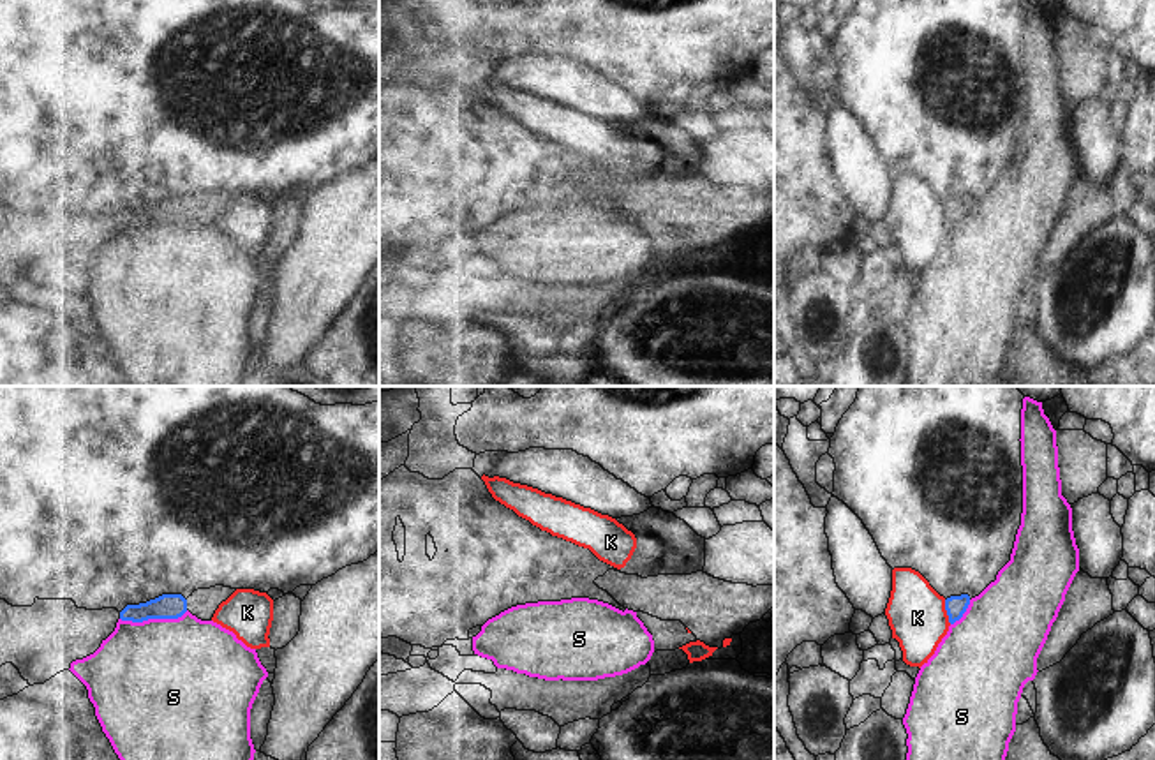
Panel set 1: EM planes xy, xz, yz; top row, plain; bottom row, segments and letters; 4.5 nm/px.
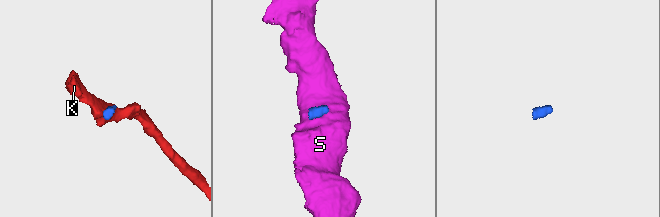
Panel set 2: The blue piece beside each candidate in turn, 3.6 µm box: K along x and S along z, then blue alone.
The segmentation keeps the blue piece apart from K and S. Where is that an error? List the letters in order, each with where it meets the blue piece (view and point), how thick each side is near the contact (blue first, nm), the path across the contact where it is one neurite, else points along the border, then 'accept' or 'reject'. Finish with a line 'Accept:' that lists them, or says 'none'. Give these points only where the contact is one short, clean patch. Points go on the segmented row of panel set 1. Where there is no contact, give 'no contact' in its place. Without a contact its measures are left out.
K: meets blue in yz at (947, 612); 100 nm thick on the blue side, 260 nm on the other; border along yz (944, 600), (951, 623); reject
S: meets blue in xy at (154, 618); 110 nm thick on the blue side, 500 nm on the other; border along xy (187, 610), (177, 618), (120, 619); reject
Accept: none

